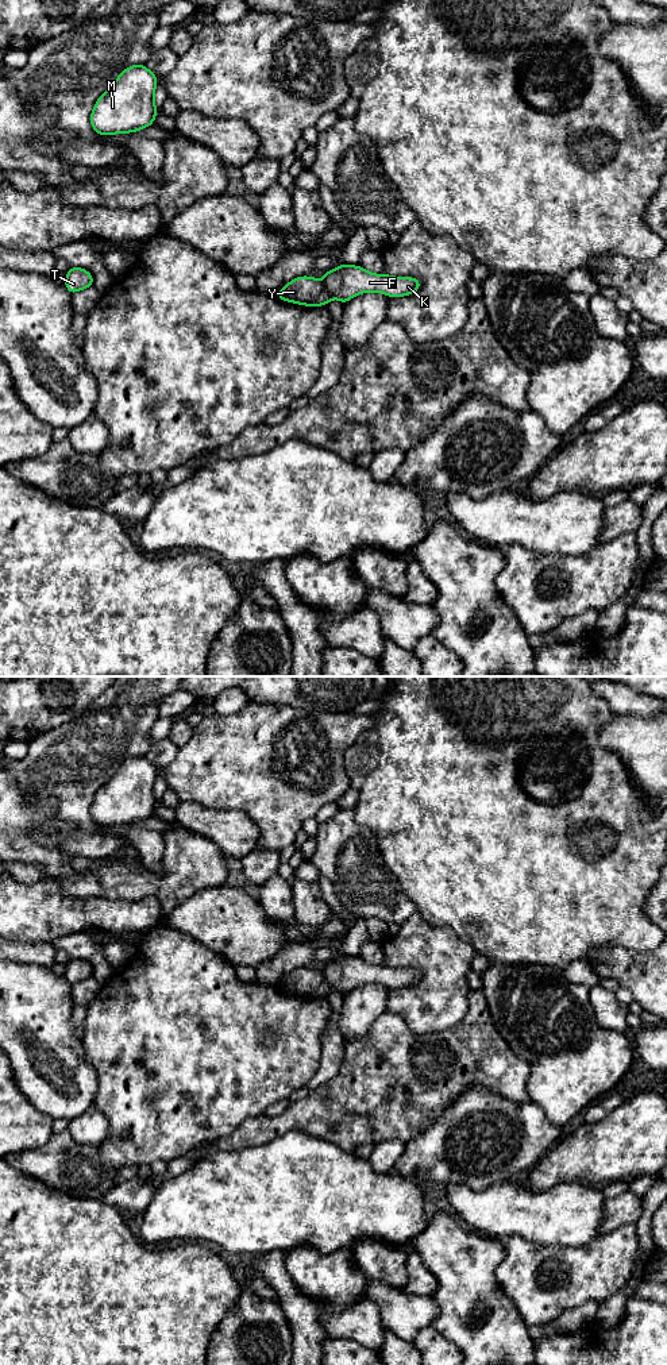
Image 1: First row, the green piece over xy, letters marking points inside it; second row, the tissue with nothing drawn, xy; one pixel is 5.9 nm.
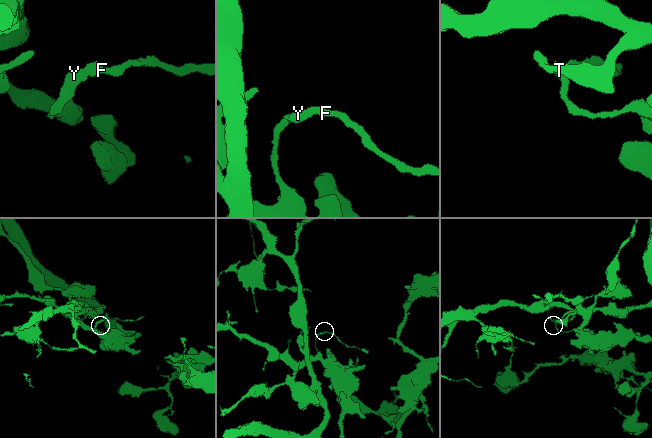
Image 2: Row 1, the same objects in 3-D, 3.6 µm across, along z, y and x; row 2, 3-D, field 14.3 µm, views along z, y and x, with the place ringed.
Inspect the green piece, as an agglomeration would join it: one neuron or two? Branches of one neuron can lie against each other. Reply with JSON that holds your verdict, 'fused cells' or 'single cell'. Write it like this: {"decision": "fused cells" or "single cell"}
{"decision": "fused cells"}

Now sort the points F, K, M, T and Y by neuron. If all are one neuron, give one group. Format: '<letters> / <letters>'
F K / M T Y

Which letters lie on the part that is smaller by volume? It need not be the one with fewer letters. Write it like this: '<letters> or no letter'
F, K

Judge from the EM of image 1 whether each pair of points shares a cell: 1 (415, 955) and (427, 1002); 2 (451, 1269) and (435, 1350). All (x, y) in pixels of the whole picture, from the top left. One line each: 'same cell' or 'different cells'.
1: same cell
2: different cells

